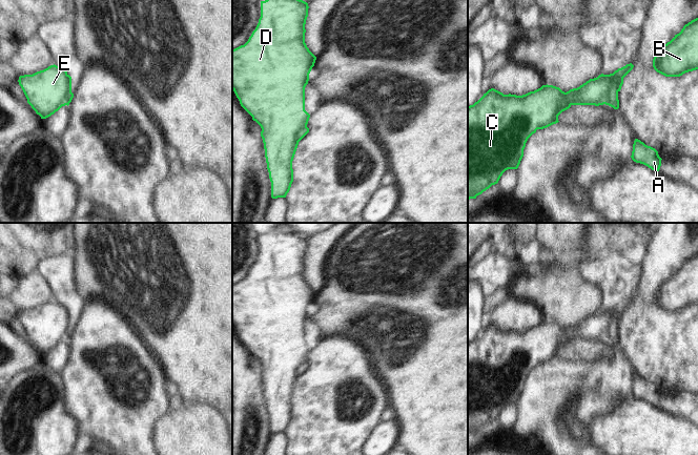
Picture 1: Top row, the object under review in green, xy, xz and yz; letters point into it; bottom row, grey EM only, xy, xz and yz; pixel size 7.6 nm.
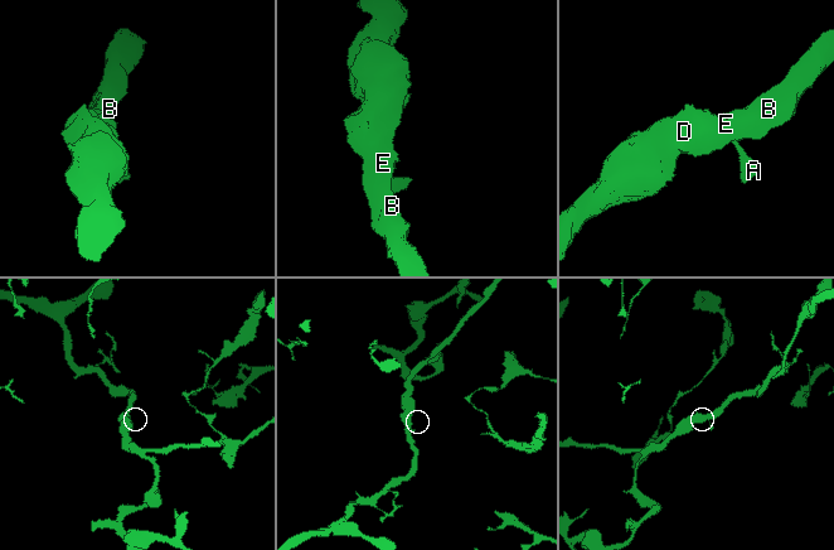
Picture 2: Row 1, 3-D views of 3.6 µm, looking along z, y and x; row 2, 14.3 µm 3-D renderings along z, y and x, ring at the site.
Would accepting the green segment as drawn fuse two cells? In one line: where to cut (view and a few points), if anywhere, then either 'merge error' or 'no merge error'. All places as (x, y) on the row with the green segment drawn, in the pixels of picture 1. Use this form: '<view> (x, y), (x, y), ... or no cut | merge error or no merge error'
xy (68, 75), (69, 90), (65, 104) | merge error

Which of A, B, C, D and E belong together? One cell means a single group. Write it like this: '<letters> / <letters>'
A / B C D E

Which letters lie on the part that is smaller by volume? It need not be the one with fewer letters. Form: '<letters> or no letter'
A

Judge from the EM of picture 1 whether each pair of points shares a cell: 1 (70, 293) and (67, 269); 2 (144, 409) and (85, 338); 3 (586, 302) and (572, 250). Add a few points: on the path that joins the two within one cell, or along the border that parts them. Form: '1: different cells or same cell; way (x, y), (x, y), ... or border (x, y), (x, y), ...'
1: same cell; way (67, 287), (67, 275)
2: same cell; way (121, 406), (108, 395), (102, 380), (83, 362)
3: same cell; way (573, 289), (570, 286), (570, 263)

